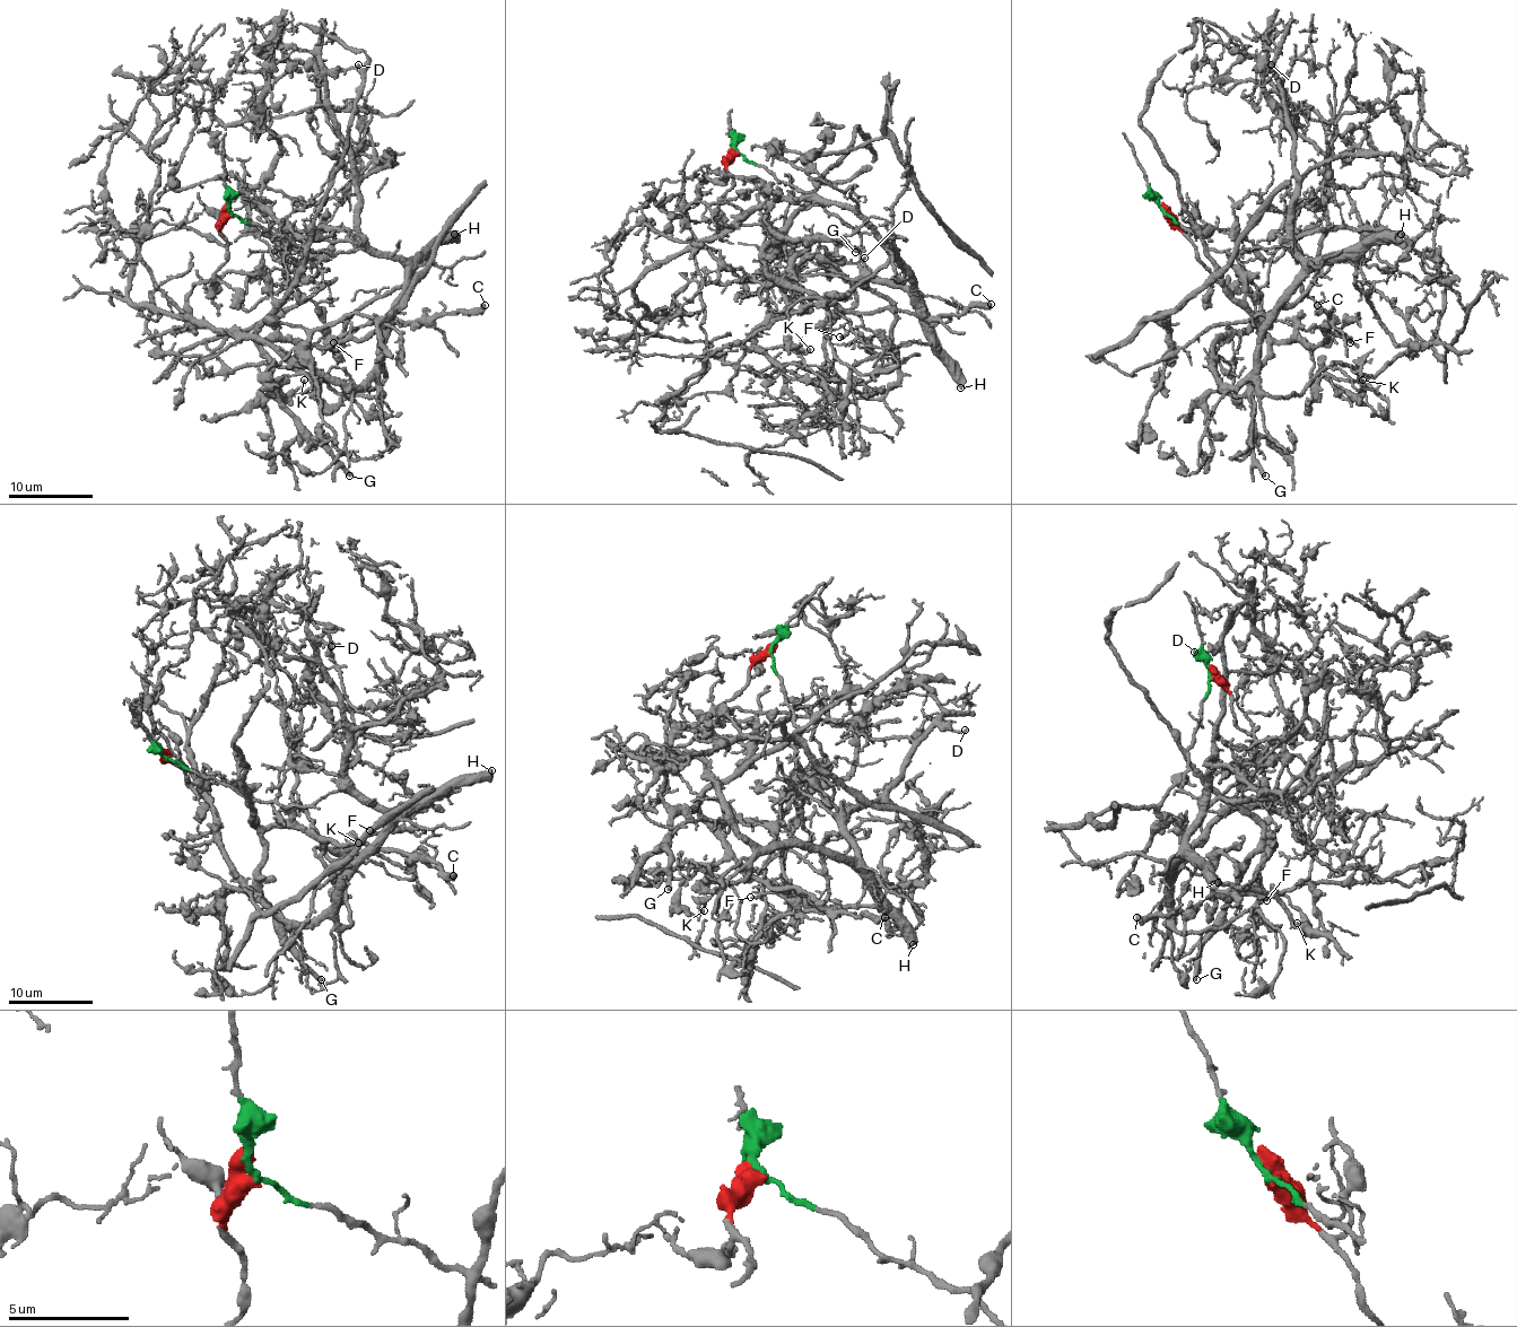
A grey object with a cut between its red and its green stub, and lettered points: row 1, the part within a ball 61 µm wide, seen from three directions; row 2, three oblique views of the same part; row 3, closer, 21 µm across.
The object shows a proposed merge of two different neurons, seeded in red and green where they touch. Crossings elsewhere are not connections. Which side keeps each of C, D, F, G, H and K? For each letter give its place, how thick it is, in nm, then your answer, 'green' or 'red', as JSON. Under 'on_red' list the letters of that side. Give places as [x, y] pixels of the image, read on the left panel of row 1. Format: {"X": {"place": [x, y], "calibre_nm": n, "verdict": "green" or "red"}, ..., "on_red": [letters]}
{"C": {"place": [485, 305], "calibre_nm": 500, "verdict": "red"}, "D": {"place": [358, 64], "calibre_nm": 200, "verdict": "green"}, "F": {"place": [333, 342], "calibre_nm": 220, "verdict": "red"}, "G": {"place": [349, 476], "calibre_nm": 360, "verdict": "red"}, "H": {"place": [454, 234], "calibre_nm": 500, "verdict": "green"}, "K": {"place": [304, 380], "calibre_nm": 200, "verdict": "red"}, "on_red": ["C", "F", "G", "K"]}

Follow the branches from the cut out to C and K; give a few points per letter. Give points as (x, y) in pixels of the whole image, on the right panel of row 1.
C: (1165, 210), (1215, 278), (1237, 282), (1241, 273), (1247, 314), (1264, 331), (1315, 348), (1330, 317), (1317, 305)
K: (1165, 210), (1218, 280), (1239, 271), (1247, 314), (1298, 341), (1310, 373), (1356, 394), (1361, 380)

